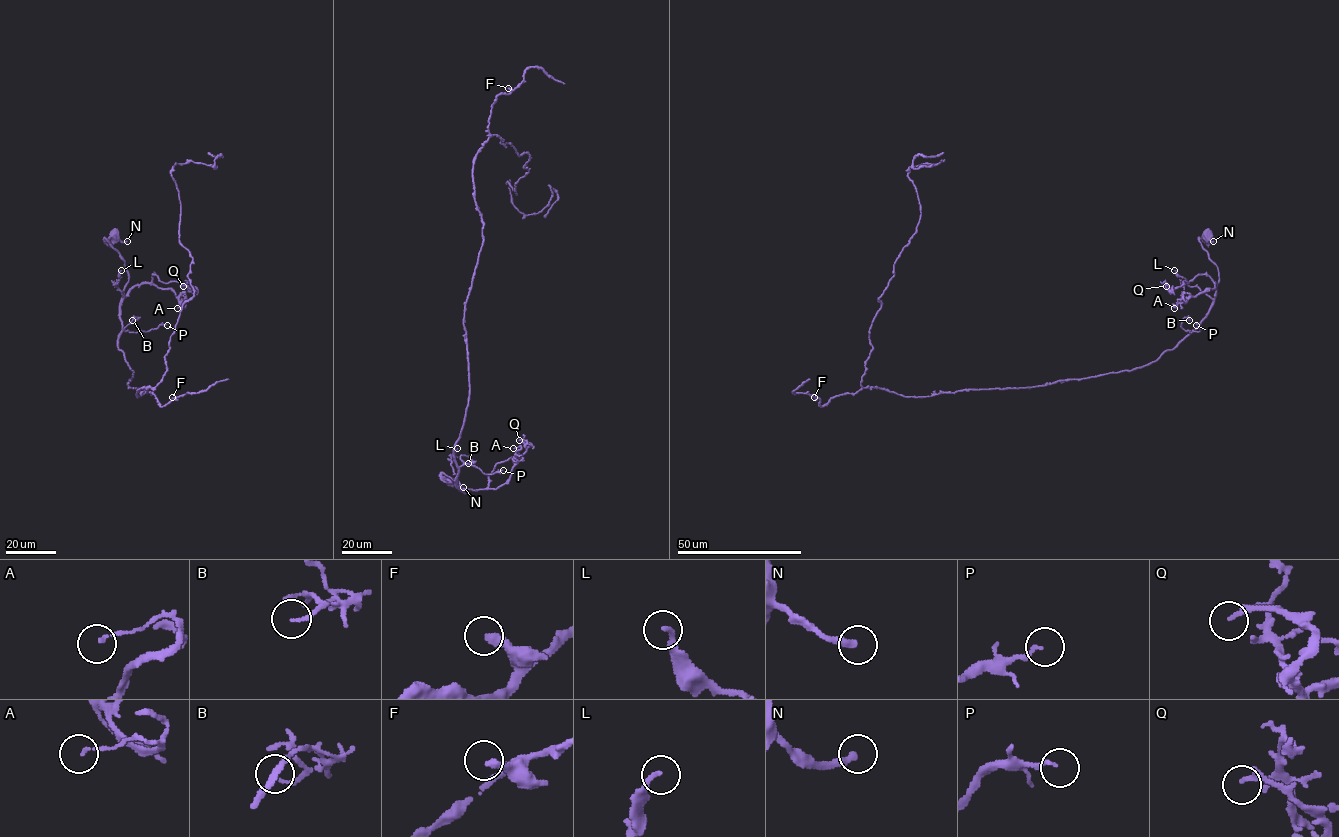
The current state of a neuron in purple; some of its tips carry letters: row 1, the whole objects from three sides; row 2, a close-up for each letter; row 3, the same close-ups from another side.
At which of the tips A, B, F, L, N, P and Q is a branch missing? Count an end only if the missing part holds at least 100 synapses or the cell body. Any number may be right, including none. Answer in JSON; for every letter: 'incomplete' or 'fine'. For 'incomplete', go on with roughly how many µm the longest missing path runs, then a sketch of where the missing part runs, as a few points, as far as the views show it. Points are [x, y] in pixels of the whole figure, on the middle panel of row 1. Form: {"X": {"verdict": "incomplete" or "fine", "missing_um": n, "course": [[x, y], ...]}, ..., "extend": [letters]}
{"A": {"verdict": "fine"}, "B": {"verdict": "fine"}, "F": {"verdict": "fine"}, "L": {"verdict": "fine"}, "N": {"verdict": "fine"}, "P": {"verdict": "fine"}, "Q": {"verdict": "fine"}, "extend": []}

